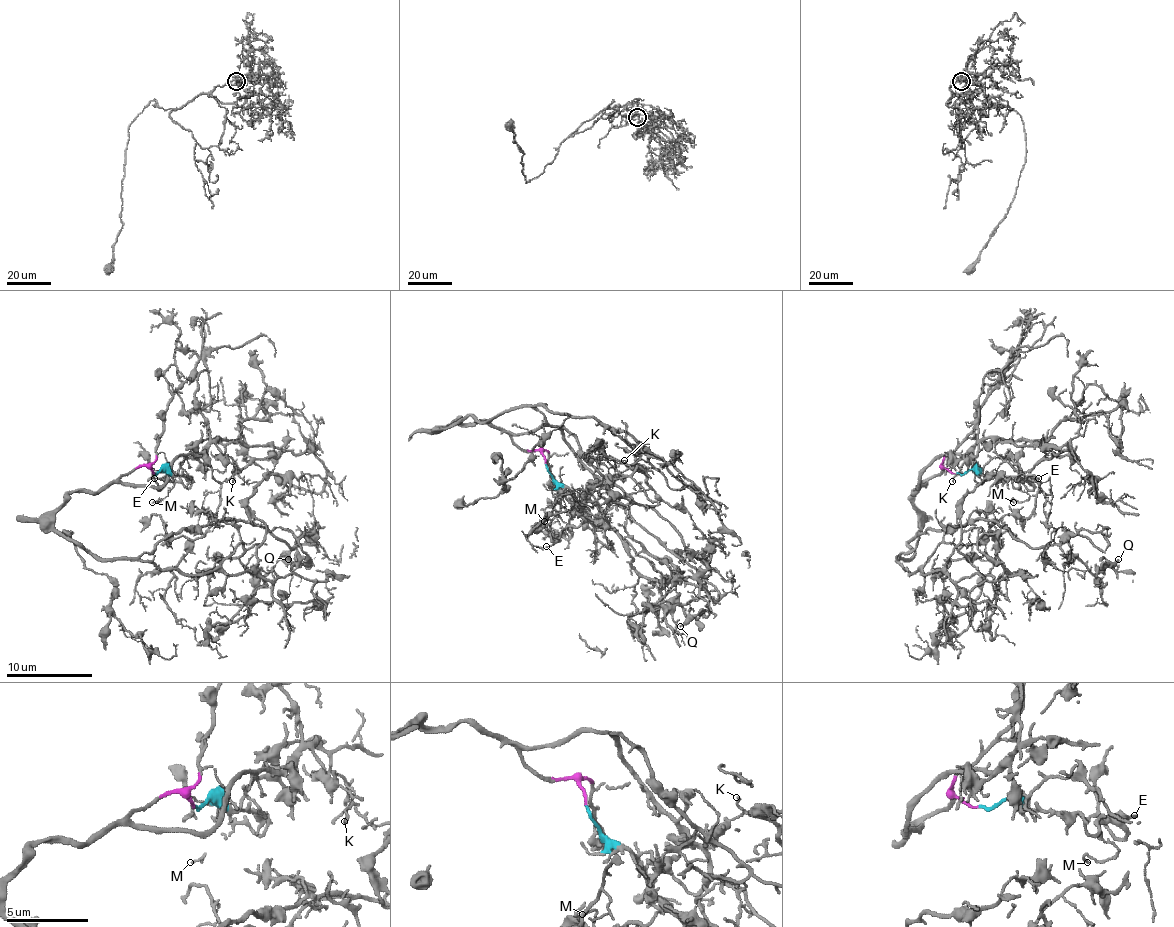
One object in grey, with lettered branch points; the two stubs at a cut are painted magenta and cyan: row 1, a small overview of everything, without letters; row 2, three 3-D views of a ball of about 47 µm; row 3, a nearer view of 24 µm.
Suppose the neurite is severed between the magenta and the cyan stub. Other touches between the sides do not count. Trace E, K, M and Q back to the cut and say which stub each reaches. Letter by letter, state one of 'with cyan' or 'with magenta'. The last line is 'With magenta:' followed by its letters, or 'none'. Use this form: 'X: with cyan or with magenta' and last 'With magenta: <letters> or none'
E: with cyan
K: with magenta
M: with cyan
Q: with magenta
With magenta: K, Q

